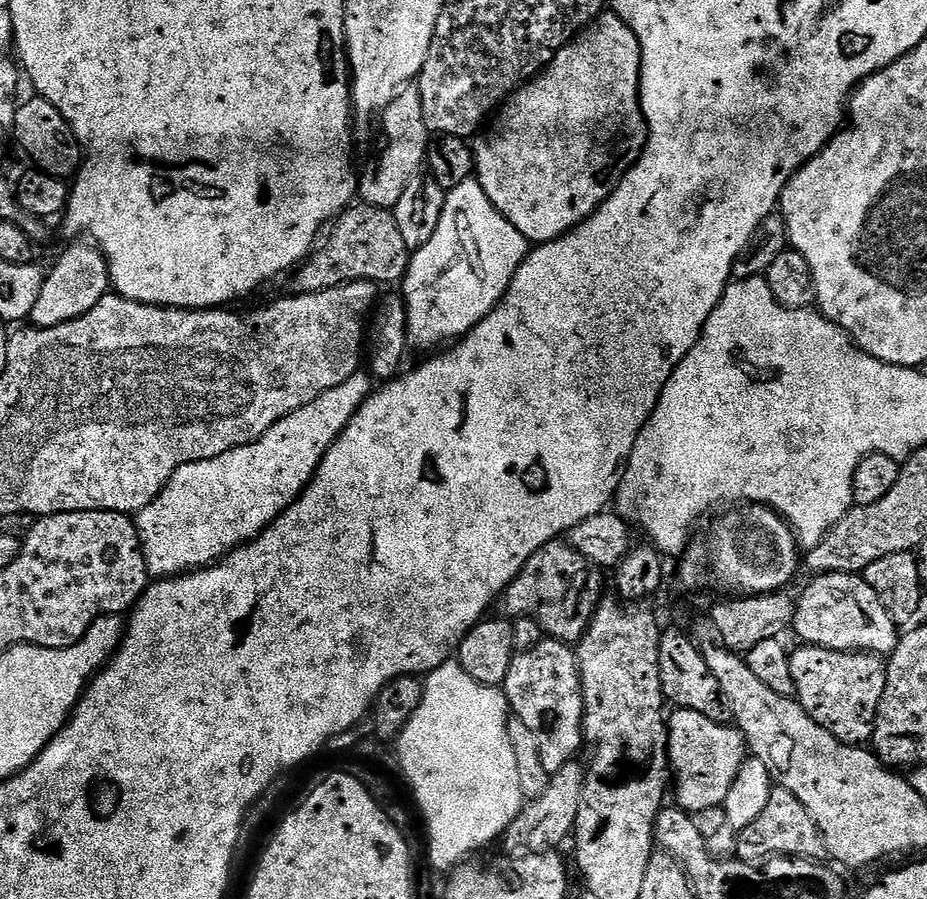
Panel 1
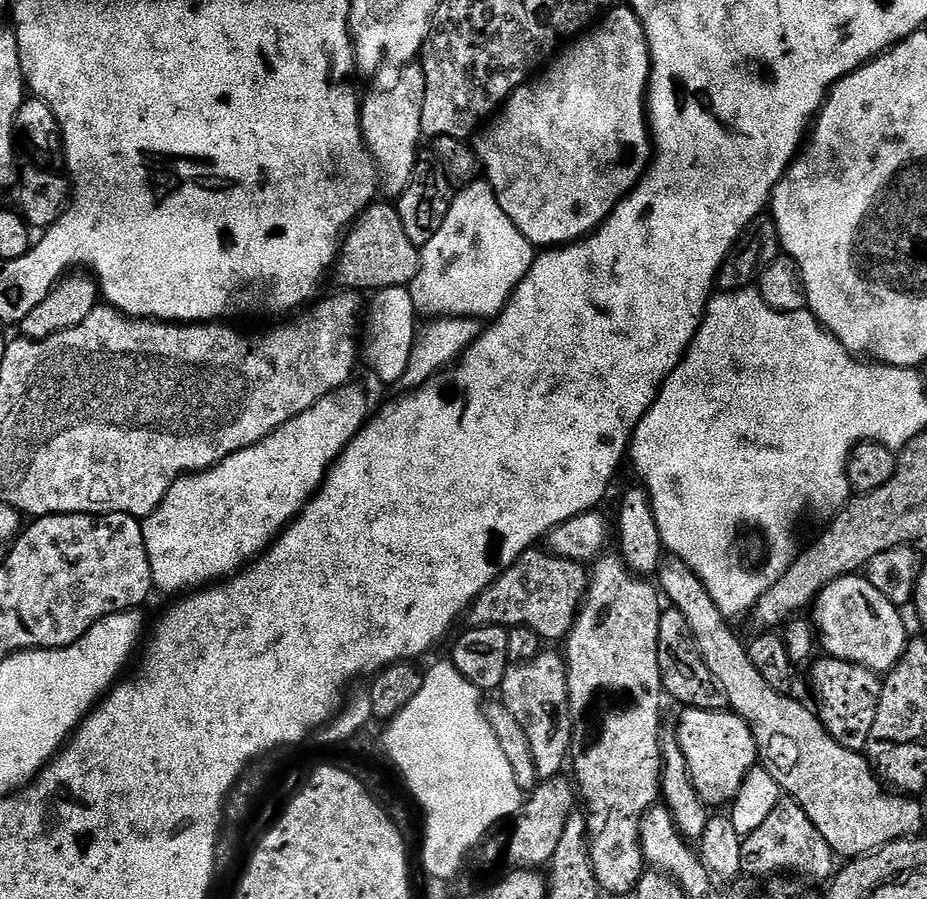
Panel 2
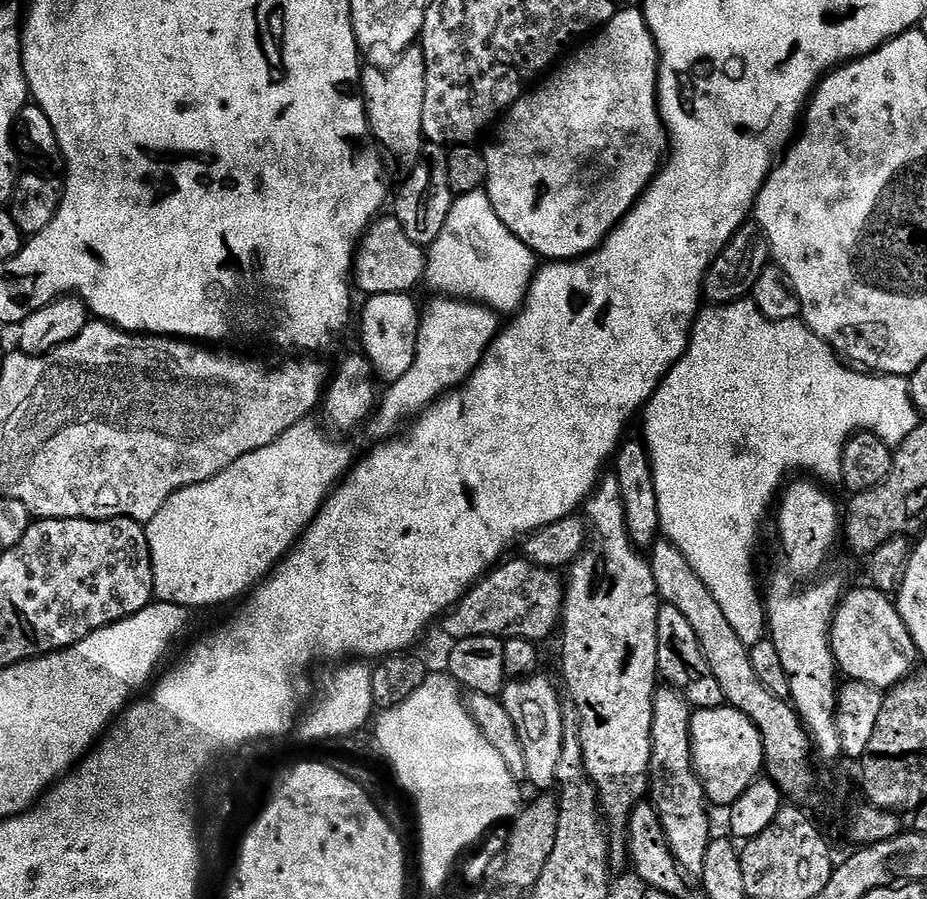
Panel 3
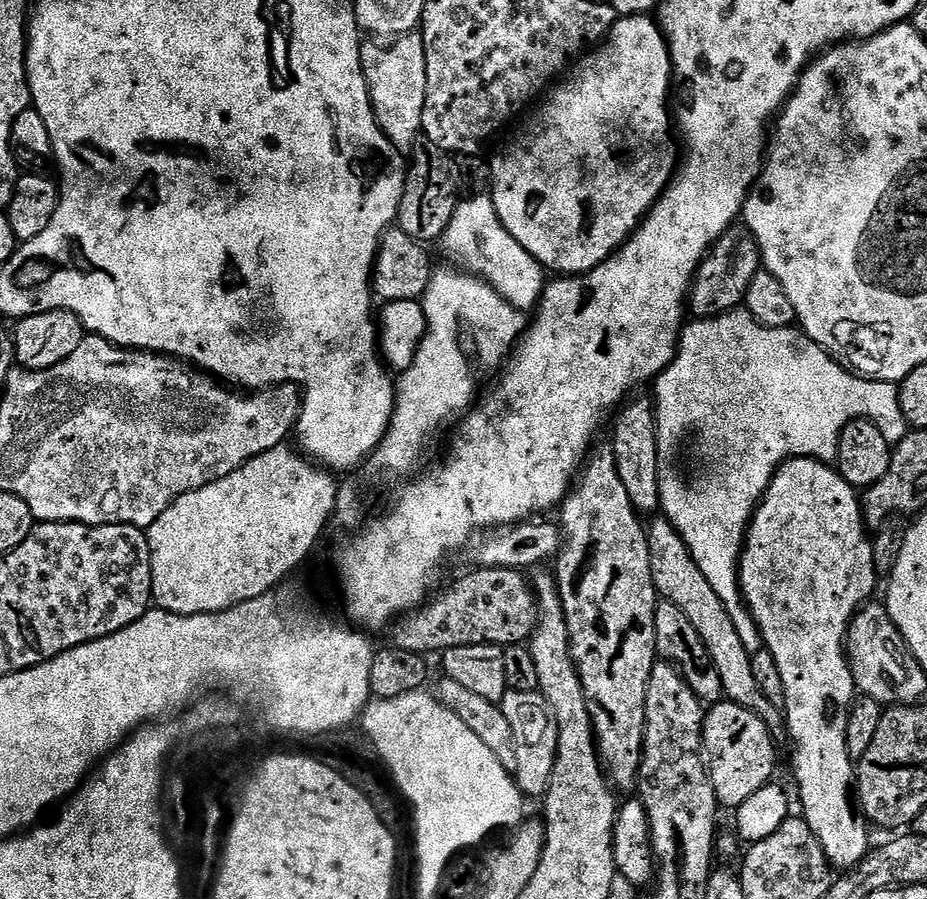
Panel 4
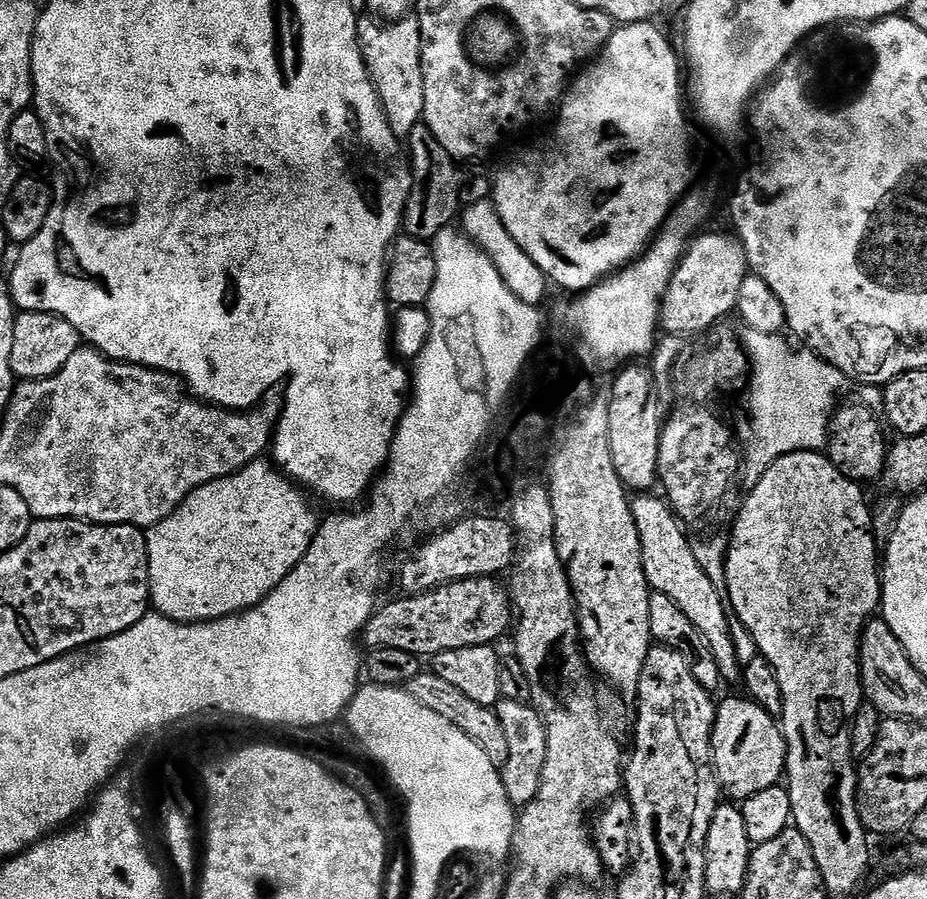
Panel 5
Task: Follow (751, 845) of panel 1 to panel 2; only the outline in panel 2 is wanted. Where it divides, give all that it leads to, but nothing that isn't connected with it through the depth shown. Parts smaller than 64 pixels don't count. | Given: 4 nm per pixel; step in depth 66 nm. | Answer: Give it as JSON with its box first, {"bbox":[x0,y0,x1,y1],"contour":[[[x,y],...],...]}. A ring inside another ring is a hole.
{"bbox":[741,798,834,881],"contour":[[[787,798],[780,799],[758,830],[741,839],[741,873],[748,878],[772,878],[784,874],[780,872],[793,872],[796,878],[809,876],[812,880],[827,881],[834,872],[832,860],[832,847],[818,834],[818,826],[810,822],[802,806]]]}

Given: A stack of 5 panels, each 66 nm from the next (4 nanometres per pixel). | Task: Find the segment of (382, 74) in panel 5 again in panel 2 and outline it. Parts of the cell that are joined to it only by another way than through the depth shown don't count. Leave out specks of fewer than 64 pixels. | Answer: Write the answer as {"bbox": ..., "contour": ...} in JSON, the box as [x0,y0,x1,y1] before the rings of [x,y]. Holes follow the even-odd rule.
{"bbox":[360,63,426,198],"contour":[[[423,63],[405,64],[399,69],[399,72],[400,77],[389,88],[384,88],[381,92],[372,92],[368,97],[365,95],[360,106],[360,129],[364,140],[368,143],[368,149],[372,152],[372,157],[376,159],[376,167],[380,173],[379,191],[383,195],[385,192],[388,195],[385,197],[388,198],[399,198],[406,190],[406,186],[410,186],[416,173],[416,165],[421,159],[420,140],[422,141],[424,136],[422,106],[426,102],[426,74]]]}

